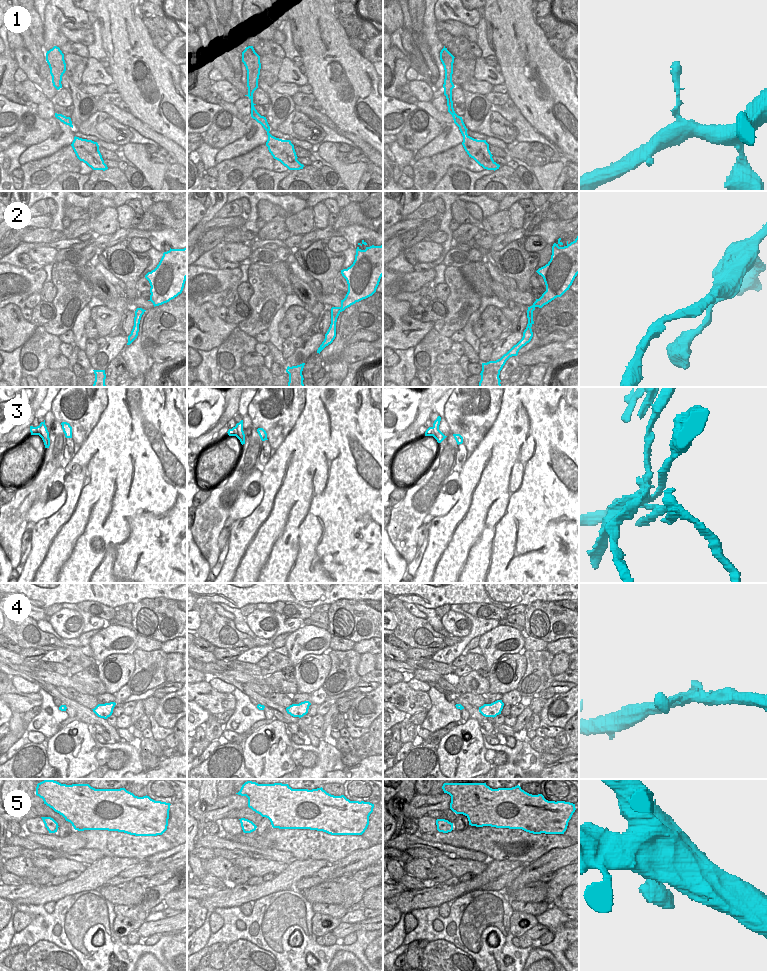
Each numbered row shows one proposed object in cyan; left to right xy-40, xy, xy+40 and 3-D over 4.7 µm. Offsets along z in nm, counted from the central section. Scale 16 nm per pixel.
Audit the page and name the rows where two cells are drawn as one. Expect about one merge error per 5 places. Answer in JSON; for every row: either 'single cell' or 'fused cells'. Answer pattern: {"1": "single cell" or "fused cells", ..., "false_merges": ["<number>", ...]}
{"1": "single cell", "2": "single cell", "3": "fused cells", "4": "single cell", "5": "single cell", "false_merges": ["3"]}

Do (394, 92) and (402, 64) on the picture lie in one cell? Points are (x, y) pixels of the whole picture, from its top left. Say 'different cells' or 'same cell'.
same cell

